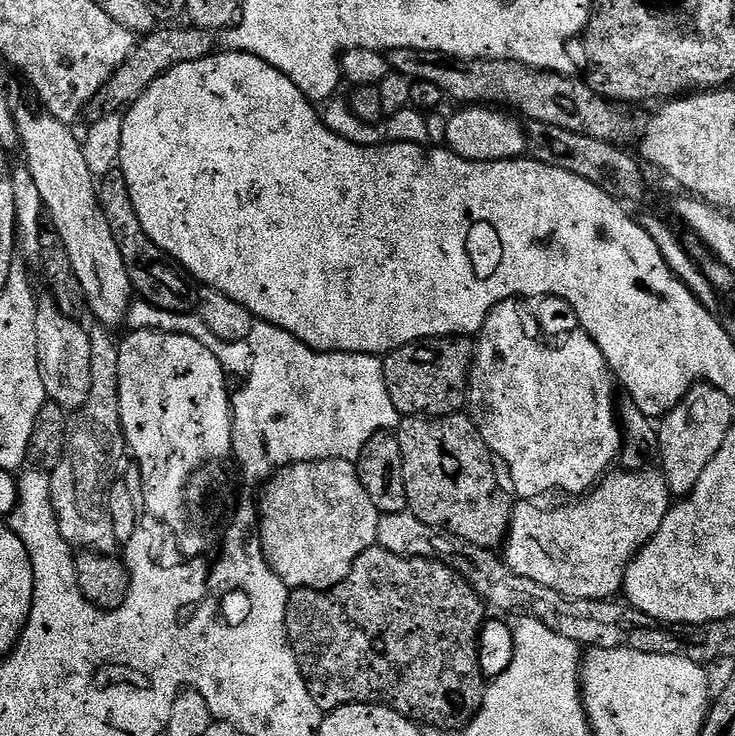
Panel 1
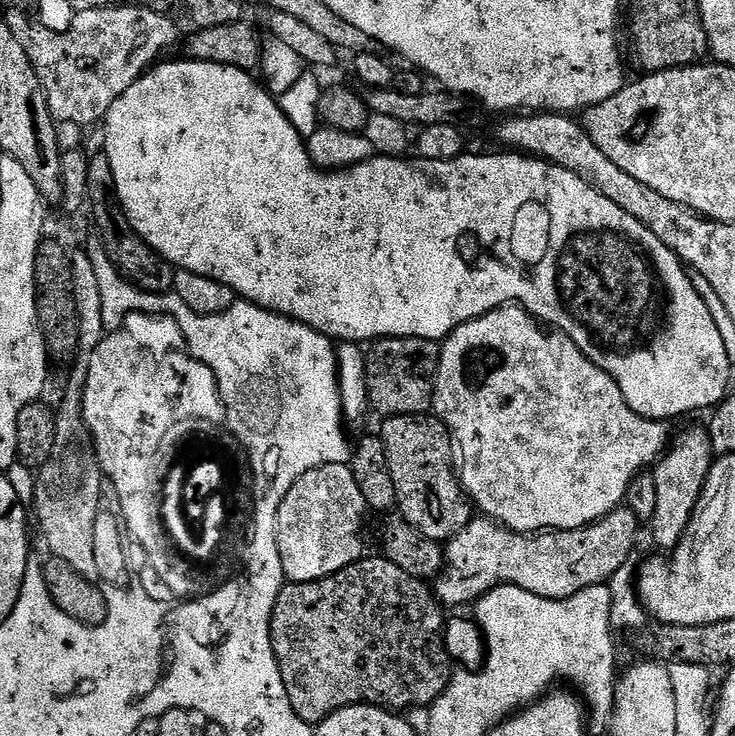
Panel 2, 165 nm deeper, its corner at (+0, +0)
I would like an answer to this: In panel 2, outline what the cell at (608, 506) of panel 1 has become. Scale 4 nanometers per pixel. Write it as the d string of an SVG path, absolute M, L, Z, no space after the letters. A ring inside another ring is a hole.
M626 506L615 508L609 516L603 516L584 528L574 532L554 532L547 534L525 534L512 532L503 524L487 518L473 518L461 532L453 536L446 544L446 563L439 576L434 580L434 595L445 609L460 608L463 604L471 605L486 595L491 588L503 584L518 586L538 594L538 598L565 600L590 586L607 584L623 564L629 563L632 547L636 544L636 535L642 528L642 521Z

